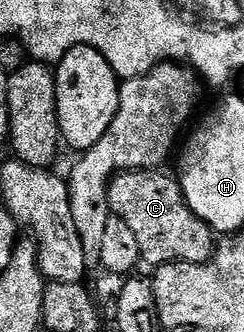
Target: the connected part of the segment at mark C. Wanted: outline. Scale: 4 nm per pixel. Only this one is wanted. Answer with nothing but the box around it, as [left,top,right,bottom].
[107,169,217,268]

